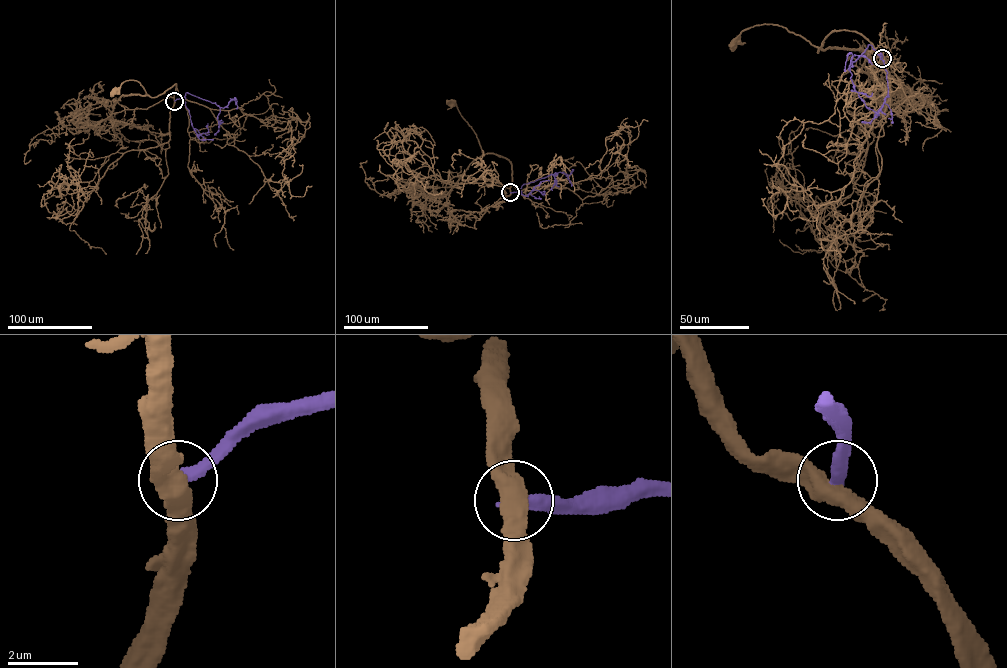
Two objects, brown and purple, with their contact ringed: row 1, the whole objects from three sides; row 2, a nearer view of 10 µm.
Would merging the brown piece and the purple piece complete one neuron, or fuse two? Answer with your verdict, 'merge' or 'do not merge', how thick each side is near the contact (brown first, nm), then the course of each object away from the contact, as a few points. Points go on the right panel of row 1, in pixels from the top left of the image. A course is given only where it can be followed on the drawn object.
do not merge | 550/360 nm | brown via (881, 58), (859, 33), (844, 30), (831, 32), (818, 52), (800, 36), (772, 24), (743, 30), (737, 41) | purple via (882, 58), (869, 45), (850, 68), (854, 89), (867, 107), (878, 114)

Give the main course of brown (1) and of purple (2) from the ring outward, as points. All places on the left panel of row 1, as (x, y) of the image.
1: (174, 101), (175, 84), (155, 97), (147, 95), (140, 83), (134, 80), (126, 80), (114, 90)
2: (174, 101), (184, 99), (188, 92), (217, 105), (220, 112), (216, 135)

